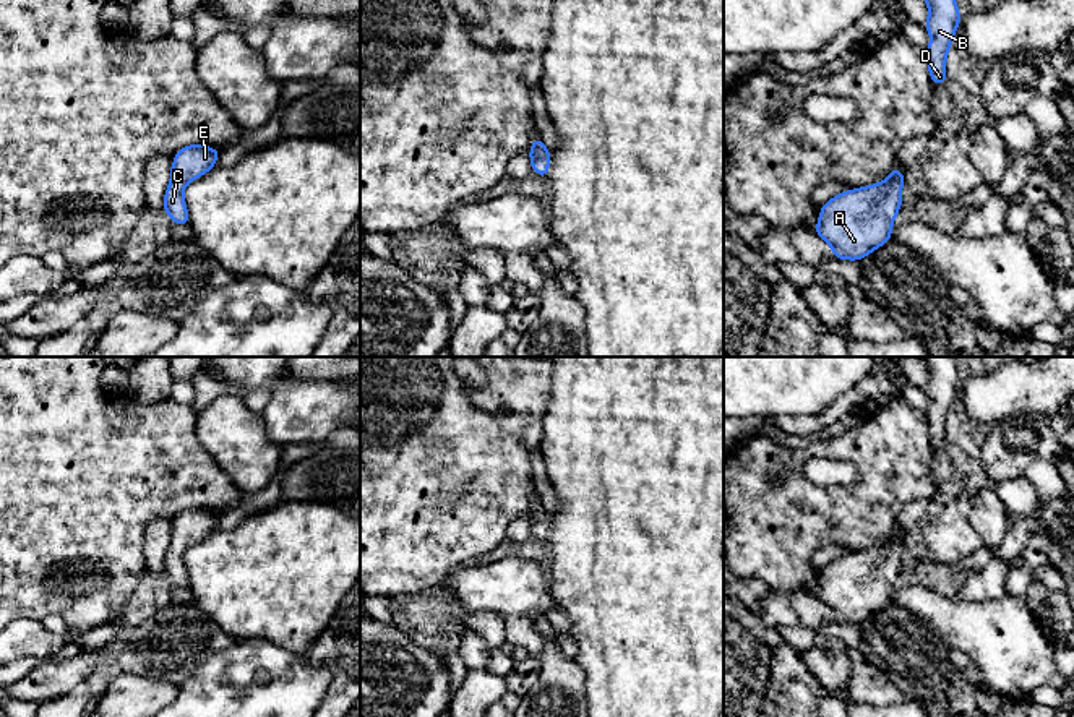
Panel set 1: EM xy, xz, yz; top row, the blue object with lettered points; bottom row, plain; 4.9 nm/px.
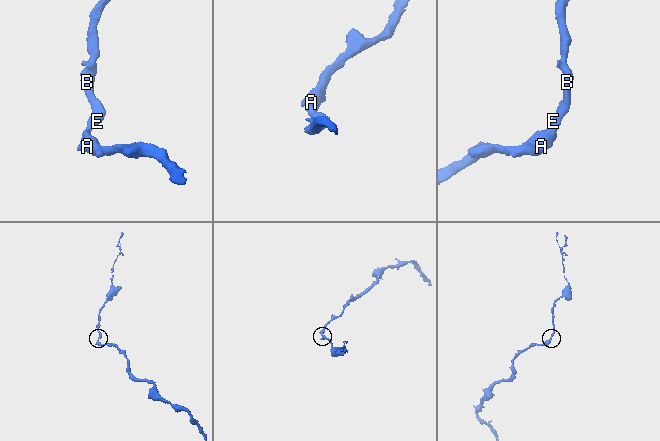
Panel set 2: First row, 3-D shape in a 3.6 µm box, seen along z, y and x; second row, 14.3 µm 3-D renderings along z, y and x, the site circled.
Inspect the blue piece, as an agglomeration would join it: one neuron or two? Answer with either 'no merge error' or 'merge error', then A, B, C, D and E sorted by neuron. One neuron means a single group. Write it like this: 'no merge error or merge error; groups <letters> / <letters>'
no merge error; groups A B C D E

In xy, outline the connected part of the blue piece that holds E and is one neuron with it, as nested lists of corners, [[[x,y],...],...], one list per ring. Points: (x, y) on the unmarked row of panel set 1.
[[[190,508],[182,511],[170,530],[170,547],[164,558],[164,574],[174,587],[190,587],[187,568],[183,565],[183,552],[195,542],[211,534],[219,521],[217,513]]]

